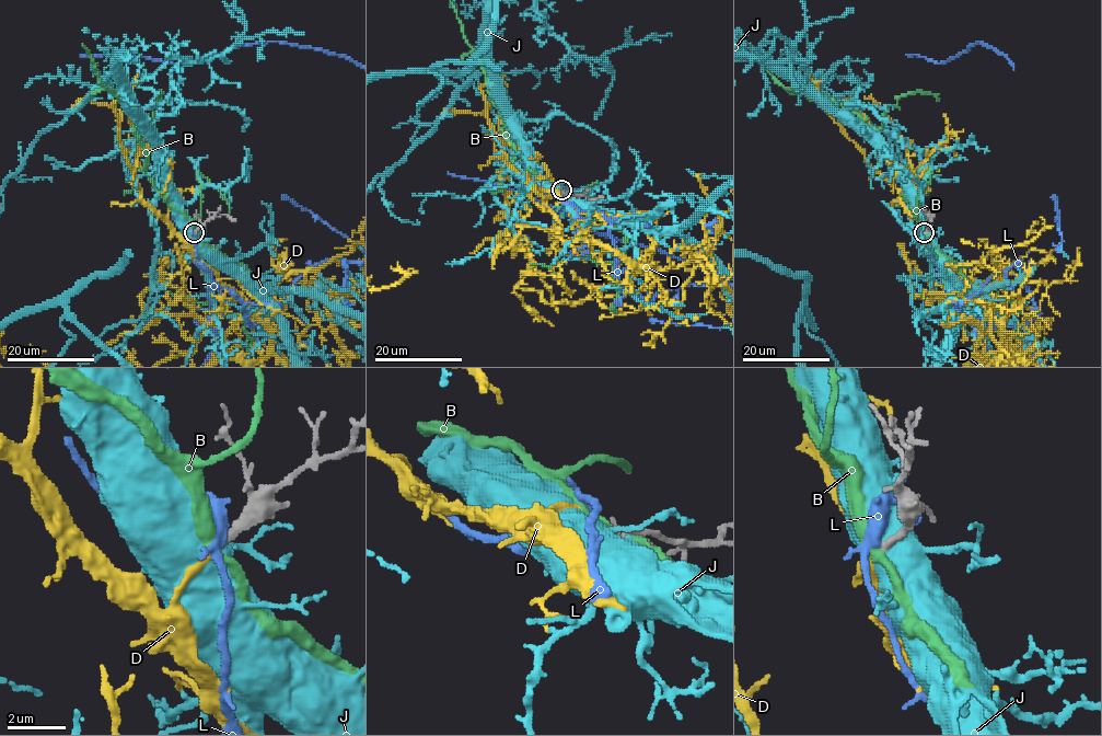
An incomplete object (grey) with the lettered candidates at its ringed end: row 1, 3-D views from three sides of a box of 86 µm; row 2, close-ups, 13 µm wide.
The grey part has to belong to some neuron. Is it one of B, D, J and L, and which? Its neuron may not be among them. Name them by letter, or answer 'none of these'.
D

